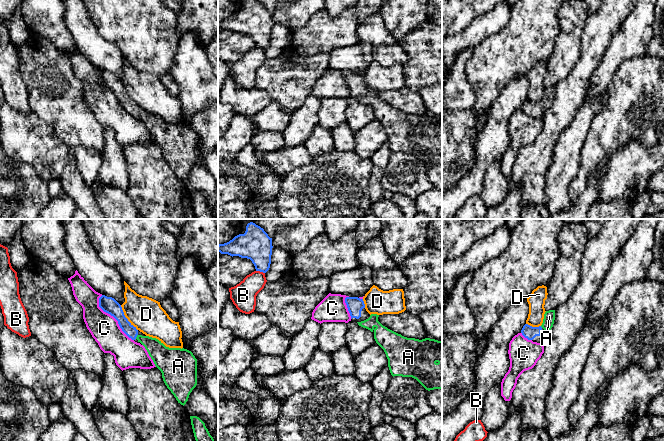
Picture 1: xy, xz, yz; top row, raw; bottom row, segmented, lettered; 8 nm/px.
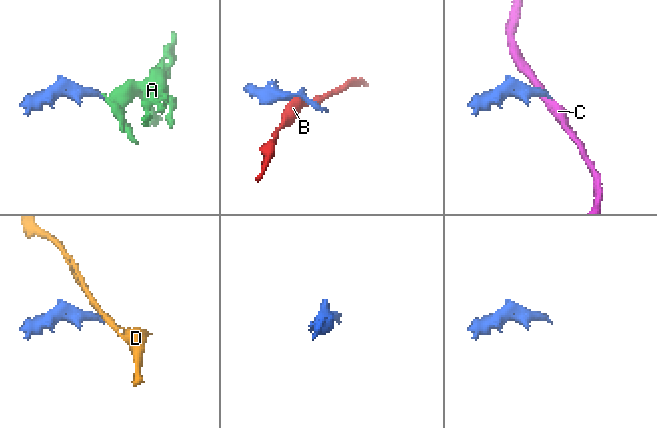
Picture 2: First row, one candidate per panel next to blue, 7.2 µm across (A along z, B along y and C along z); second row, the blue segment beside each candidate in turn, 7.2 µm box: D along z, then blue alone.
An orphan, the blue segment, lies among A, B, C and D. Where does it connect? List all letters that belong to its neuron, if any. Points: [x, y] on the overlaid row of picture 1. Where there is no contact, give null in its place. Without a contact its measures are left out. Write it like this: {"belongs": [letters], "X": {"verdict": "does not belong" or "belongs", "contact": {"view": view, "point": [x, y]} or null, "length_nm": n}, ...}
{"belongs": ["A"], "A": {"verdict": "belongs", "contact": {"view": "xy", "point": [136, 336]}, "length_nm": 40}, "B": {"verdict": "does not belong", "contact": {"view": "xz", "point": [260, 271]}, "length_nm": 80}, "C": {"verdict": "does not belong", "contact": {"view": "xy", "point": [113, 316]}, "length_nm": 440}, "D": {"verdict": "does not belong", "contact": {"view": "xy", "point": [126, 318]}, "length_nm": 240}}

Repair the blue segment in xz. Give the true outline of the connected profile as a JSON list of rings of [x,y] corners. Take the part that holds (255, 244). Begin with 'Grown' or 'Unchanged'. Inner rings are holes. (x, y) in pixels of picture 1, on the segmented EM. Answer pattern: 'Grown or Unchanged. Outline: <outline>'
Grown. Outline: [[[251,219],[243,221],[241,232],[227,243],[218,245],[218,252],[252,261],[256,271],[266,273],[271,264],[272,238]]]

